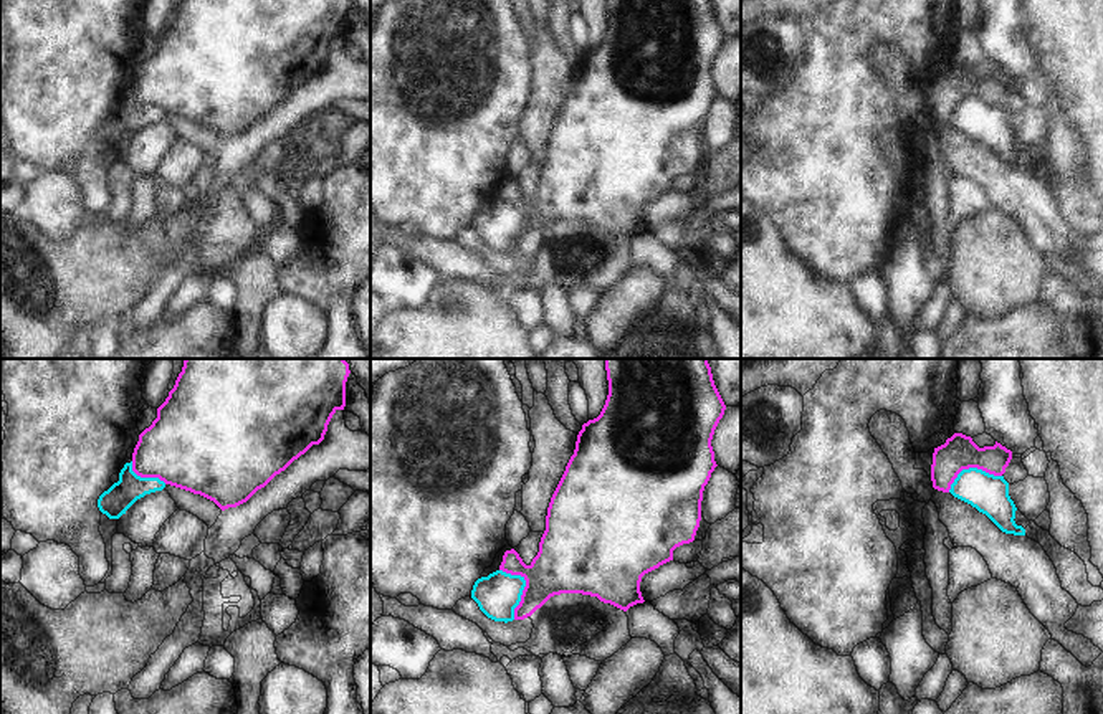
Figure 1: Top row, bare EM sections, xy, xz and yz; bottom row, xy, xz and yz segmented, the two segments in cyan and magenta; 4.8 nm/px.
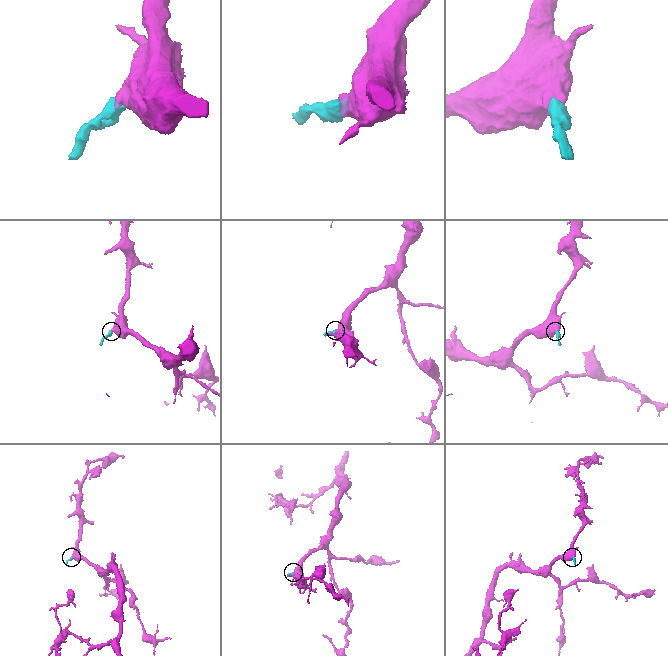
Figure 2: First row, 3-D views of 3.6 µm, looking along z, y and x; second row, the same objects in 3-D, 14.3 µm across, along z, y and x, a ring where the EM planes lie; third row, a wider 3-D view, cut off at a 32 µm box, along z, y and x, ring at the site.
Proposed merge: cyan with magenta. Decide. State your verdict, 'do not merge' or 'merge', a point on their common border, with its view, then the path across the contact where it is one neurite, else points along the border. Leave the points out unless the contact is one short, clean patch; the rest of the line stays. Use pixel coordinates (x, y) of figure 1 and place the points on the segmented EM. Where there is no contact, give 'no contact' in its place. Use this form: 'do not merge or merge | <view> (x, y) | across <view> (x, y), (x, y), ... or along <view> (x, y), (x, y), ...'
do not merge | xz (525, 585) | along xz (500, 569), (525, 580), (513, 618)

